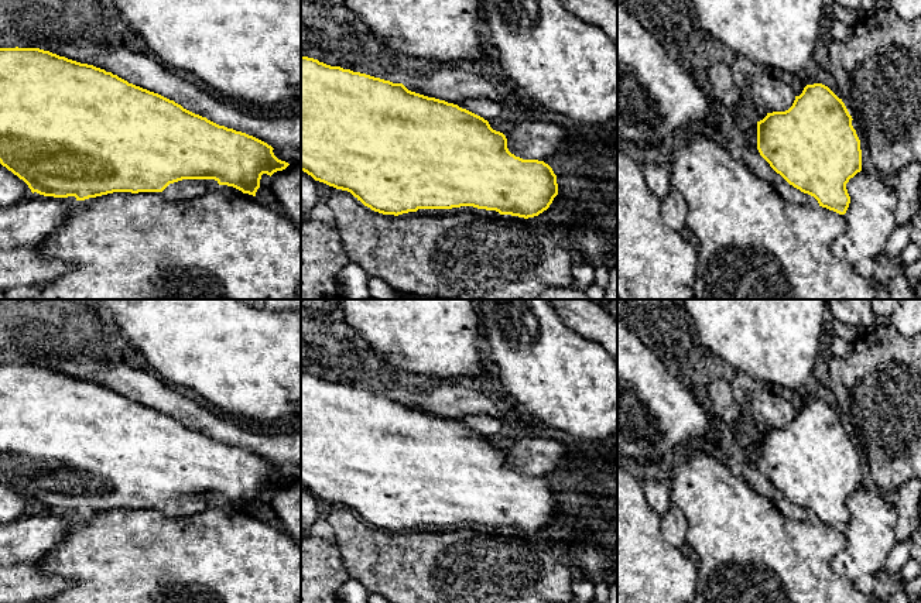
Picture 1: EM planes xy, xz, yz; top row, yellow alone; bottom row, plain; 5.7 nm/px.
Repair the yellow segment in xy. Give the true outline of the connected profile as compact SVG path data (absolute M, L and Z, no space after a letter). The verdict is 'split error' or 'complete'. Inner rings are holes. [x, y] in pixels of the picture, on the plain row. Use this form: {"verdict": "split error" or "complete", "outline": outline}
{"verdict": "complete", "outline": "M0 364L0 480L23 496L31 508L44 513L85 517L113 508L162 508L170 500L182 496L215 496L219 501L233 503L256 513L263 490L273 491L290 480L278 476L267 459L195 431L158 410L150 408L93 381L81 380L40 364Z"}

